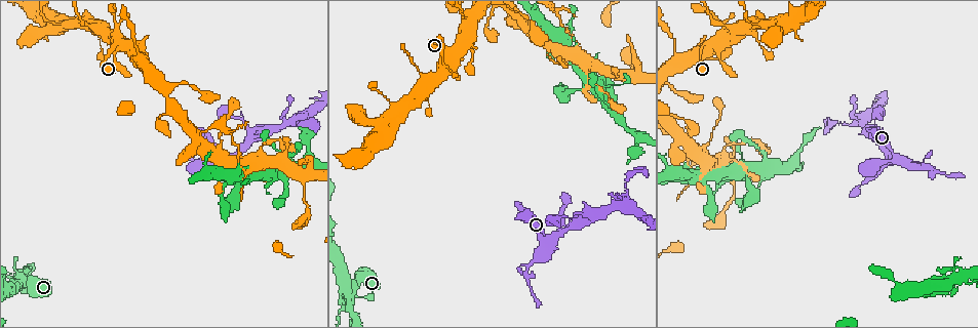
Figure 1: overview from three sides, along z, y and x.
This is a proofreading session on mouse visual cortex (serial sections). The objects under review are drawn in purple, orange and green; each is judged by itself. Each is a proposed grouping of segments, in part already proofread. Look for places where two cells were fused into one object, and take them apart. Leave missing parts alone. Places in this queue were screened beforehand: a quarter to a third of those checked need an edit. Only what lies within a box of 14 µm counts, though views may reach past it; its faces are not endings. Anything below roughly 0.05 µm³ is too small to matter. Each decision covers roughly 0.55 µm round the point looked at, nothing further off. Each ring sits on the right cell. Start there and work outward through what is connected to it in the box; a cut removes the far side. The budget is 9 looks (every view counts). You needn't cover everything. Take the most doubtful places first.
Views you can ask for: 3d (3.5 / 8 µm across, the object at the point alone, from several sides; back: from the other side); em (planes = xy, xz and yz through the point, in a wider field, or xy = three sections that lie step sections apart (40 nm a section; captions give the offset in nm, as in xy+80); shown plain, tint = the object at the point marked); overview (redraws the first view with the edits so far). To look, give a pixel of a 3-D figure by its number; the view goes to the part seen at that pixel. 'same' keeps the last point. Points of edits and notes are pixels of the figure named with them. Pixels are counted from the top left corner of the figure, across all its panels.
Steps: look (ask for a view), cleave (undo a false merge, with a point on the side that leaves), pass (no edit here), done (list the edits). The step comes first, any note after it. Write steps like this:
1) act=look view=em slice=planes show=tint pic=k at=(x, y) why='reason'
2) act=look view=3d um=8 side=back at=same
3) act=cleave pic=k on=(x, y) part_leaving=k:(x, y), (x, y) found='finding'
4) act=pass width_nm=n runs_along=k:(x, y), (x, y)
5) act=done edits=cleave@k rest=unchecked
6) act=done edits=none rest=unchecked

act=look view=3d um=8 side=back pic=1 at=(946, 284) why='abrupt turn'

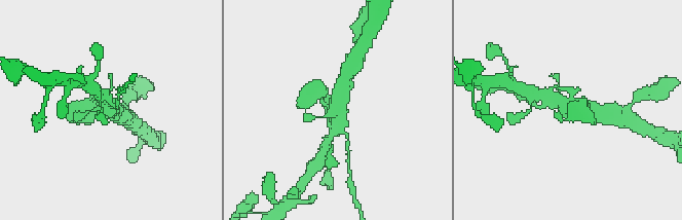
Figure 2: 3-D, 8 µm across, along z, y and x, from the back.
act=look view=em slice=xy step=5 show=tint pic=2 at=(104, 107) why='now the EM'

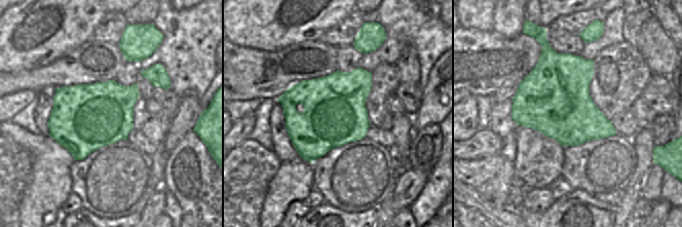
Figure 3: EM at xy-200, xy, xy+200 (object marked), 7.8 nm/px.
act=pass width_nm=550 runs_along=2:(317, 95), (333, 107), (345, 78) found='all the same cell'

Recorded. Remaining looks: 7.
act=look view=3d um=8 pic=1 at=(627, 180) why='sudden change in width'

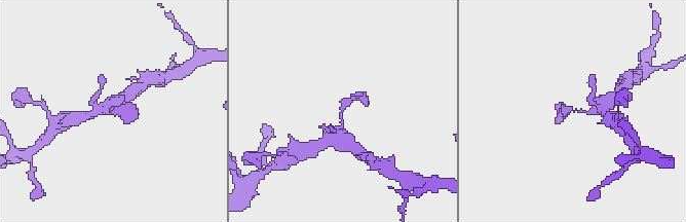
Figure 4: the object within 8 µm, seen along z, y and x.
act=look view=em slice=planes show=tint pic=4 at=(112, 109)

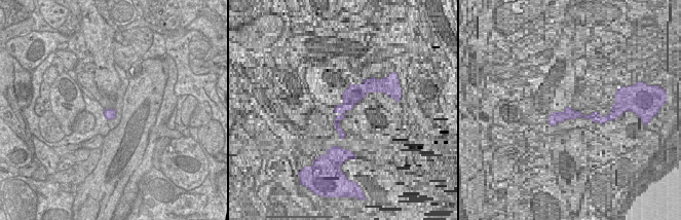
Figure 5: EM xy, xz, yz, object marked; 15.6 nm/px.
act=pass runs_along=4:(603, 109), (565, 111) found='all the same cell'

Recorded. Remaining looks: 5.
act=look view=3d um=8 pic=1 at=(577, 48) why='thin arm on a thick one'

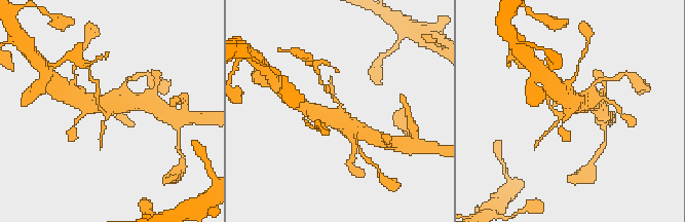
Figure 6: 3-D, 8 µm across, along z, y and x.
act=look view=3d um=3.5 pic=6 at=(340, 112) why='zoom in'

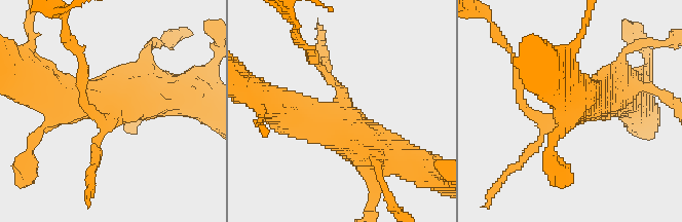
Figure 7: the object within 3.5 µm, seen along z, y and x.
act=look view=em slice=xy step=1 show=tint pic=7 at=(107, 112) arms=4 arm_widths_nm=150,200,500,600 why='shape alone is not enough'

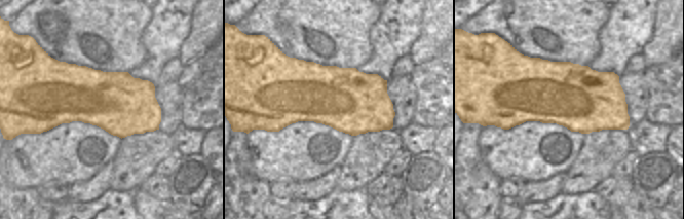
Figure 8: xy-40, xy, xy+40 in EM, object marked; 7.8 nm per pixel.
act=pass runs_along=7:(266, 100), (386, 155) found='all the same cell'

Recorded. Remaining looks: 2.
act=done edits=none rest=unchecked

